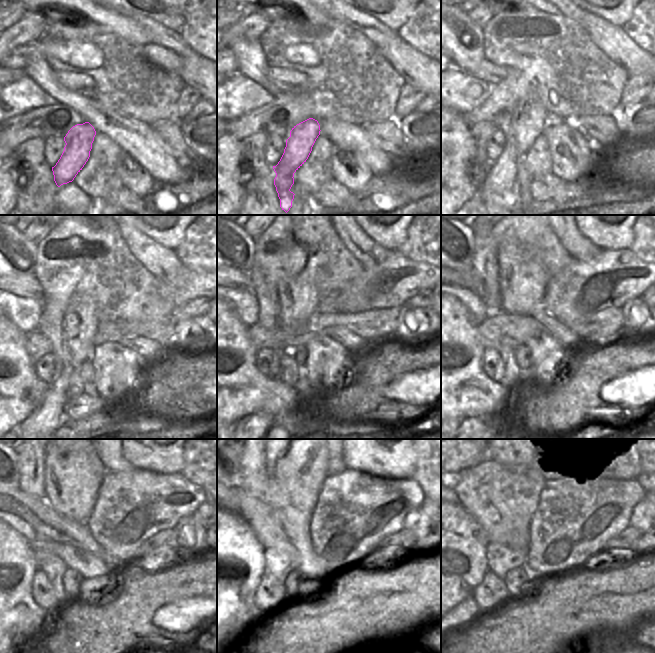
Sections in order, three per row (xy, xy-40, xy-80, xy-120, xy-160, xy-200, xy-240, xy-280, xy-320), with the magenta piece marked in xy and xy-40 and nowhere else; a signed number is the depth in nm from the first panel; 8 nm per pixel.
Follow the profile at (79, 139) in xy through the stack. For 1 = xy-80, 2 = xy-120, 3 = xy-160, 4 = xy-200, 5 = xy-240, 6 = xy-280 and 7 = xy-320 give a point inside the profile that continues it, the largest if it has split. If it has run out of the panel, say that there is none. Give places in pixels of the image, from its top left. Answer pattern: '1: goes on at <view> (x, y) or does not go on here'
1: goes on at xy-80 (528, 118)
2: goes on at xy-120 (78, 341)
3: goes on at xy-160 (279, 407)
4: goes on at xy-200 (509, 401)
5: goes on at xy-240 (54, 567)
6: goes on at xy-280 (279, 564)
7: goes on at xy-320 (501, 558)

